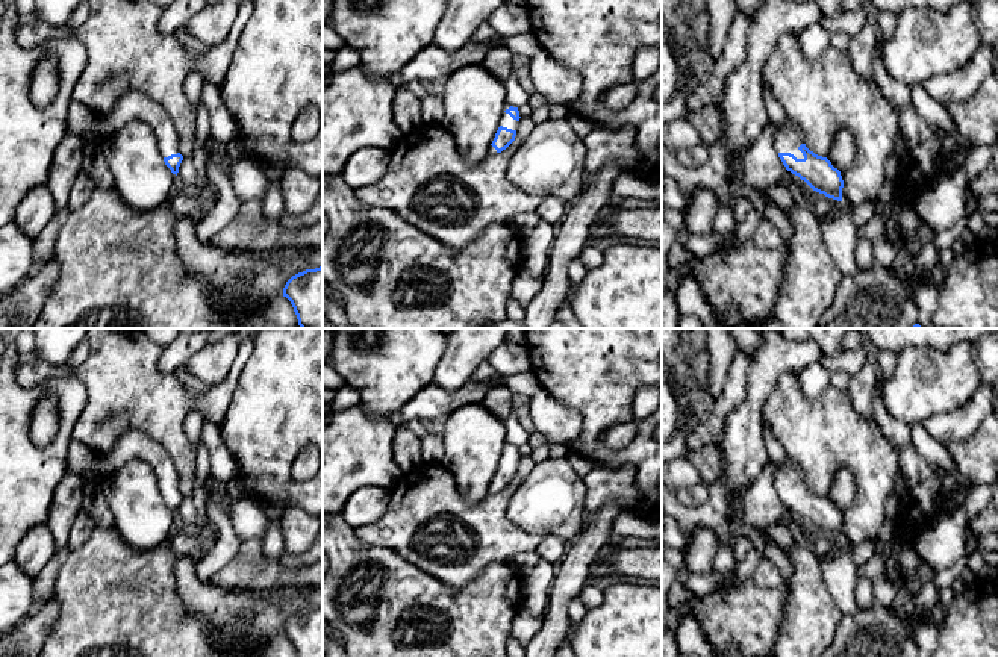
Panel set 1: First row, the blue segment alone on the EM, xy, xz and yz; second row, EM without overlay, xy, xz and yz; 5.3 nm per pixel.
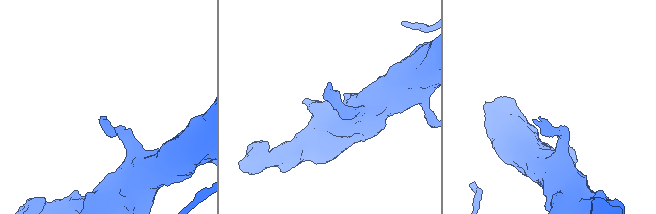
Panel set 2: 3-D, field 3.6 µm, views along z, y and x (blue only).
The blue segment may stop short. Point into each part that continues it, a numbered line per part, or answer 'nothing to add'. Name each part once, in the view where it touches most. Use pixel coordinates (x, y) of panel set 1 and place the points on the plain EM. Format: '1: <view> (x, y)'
1: yz (788, 477)

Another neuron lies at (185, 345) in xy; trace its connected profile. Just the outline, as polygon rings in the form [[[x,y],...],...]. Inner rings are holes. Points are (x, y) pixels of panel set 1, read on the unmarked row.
[[[198,328],[194,333],[180,333],[171,344],[161,348],[157,368],[164,374],[176,374],[185,362],[201,351],[214,328]]]

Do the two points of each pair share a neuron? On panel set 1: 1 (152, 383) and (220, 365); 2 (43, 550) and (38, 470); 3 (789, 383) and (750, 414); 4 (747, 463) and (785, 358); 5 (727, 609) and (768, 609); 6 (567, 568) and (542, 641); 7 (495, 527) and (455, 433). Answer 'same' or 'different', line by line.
1: different
2: different
3: different
4: same
5: same
6: same
7: different

